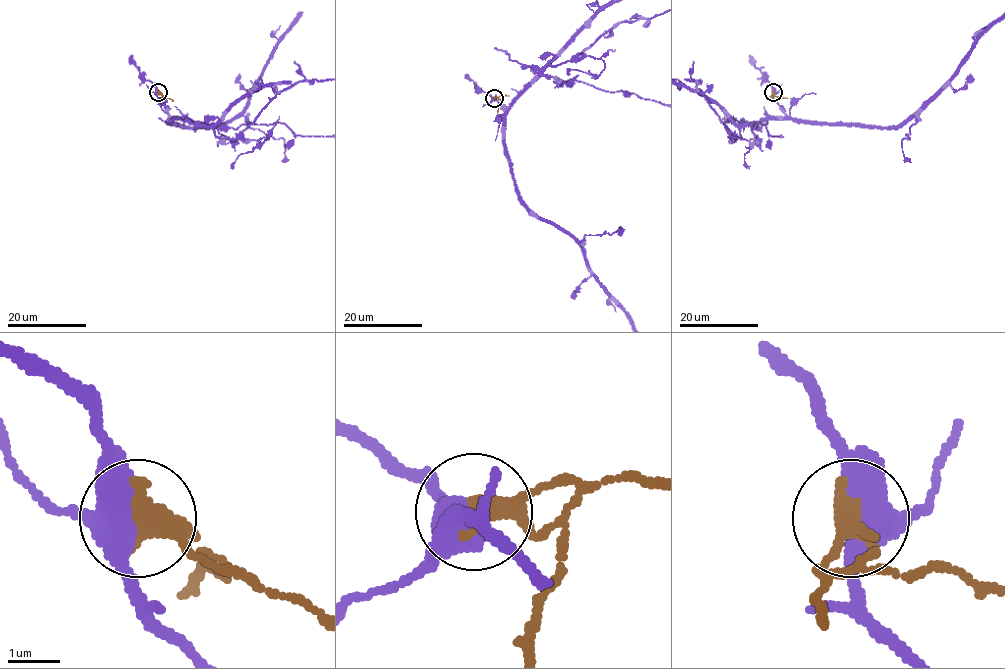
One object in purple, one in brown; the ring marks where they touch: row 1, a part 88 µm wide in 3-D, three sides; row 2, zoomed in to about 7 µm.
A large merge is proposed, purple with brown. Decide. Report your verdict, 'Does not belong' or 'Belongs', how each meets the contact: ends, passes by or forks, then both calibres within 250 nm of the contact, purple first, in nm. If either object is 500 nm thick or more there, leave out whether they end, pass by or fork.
Does not belong. Thickness 500 nm (purple) against 360 nm

